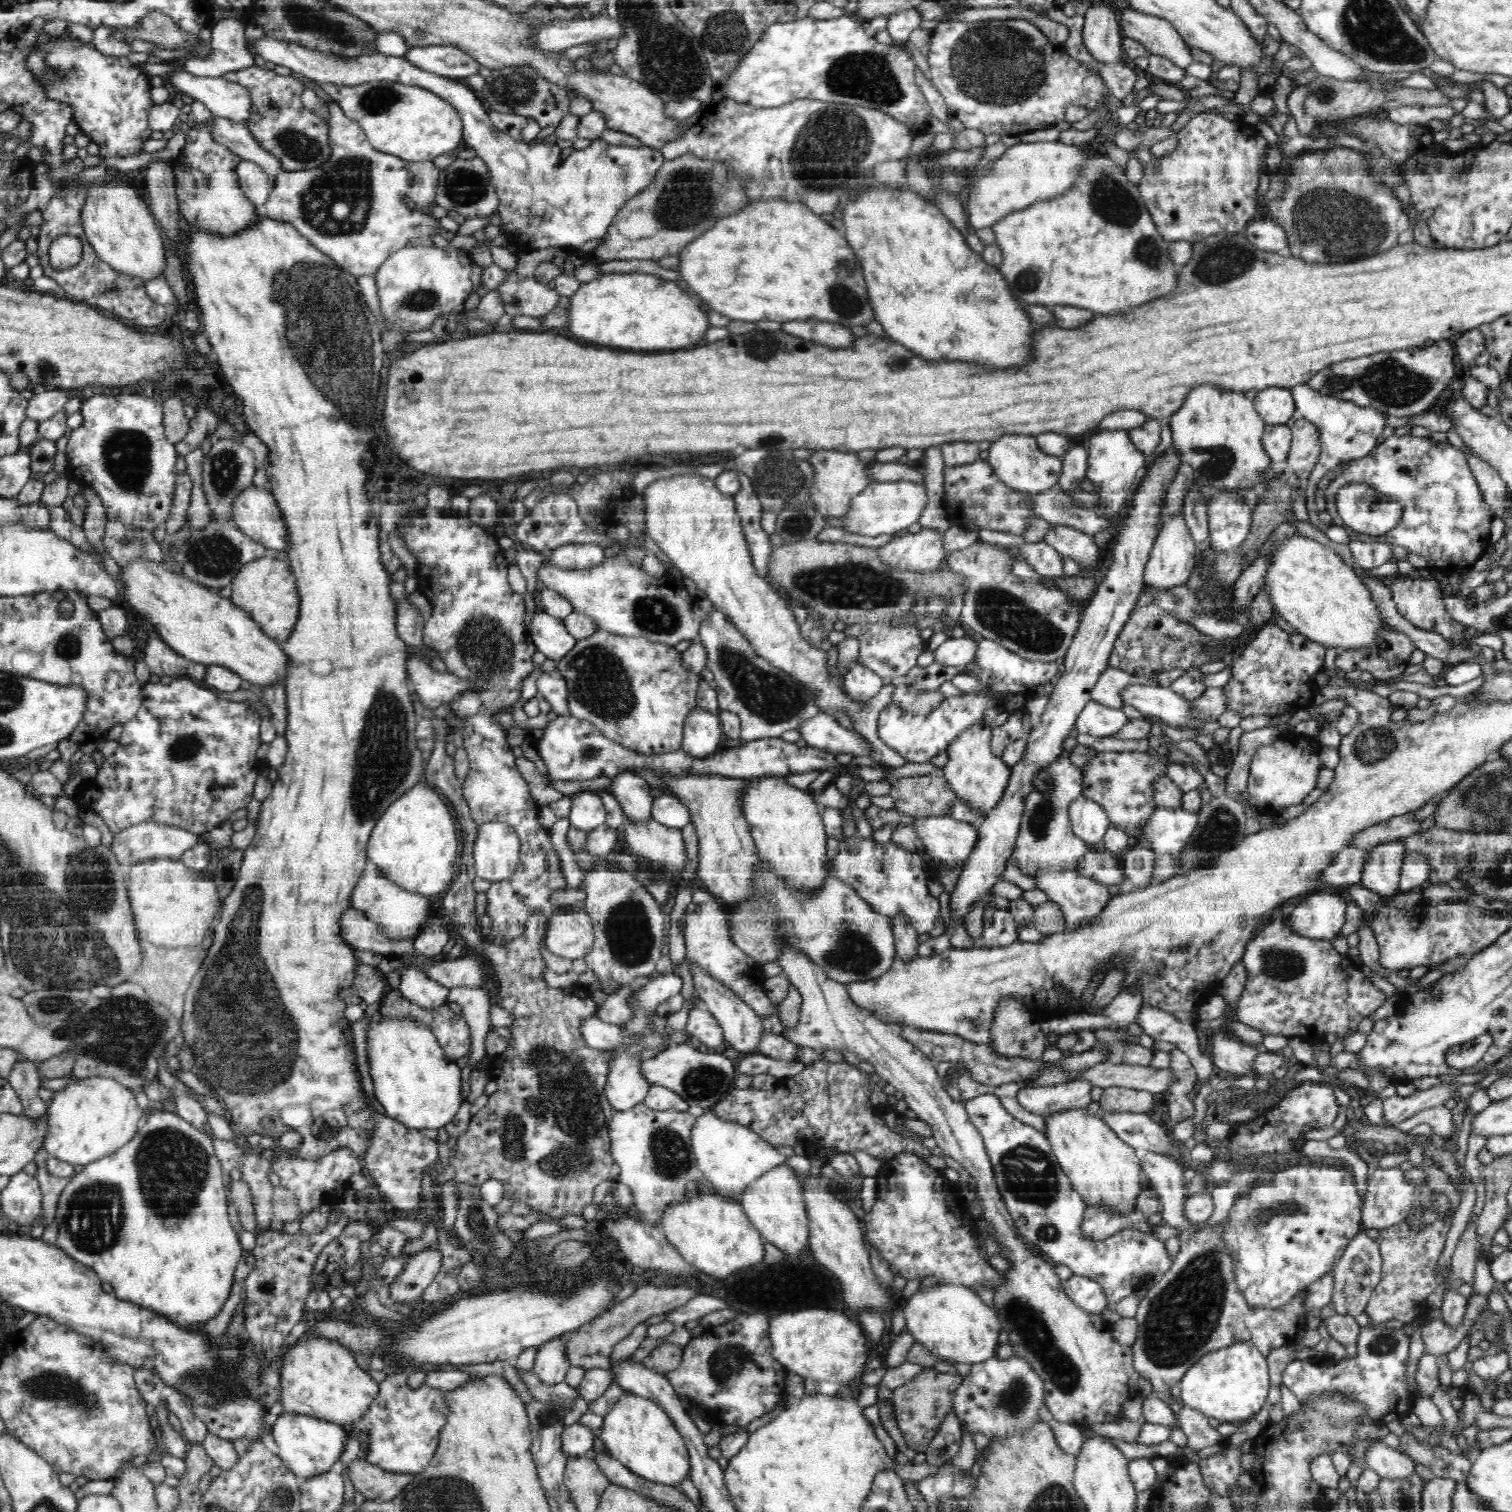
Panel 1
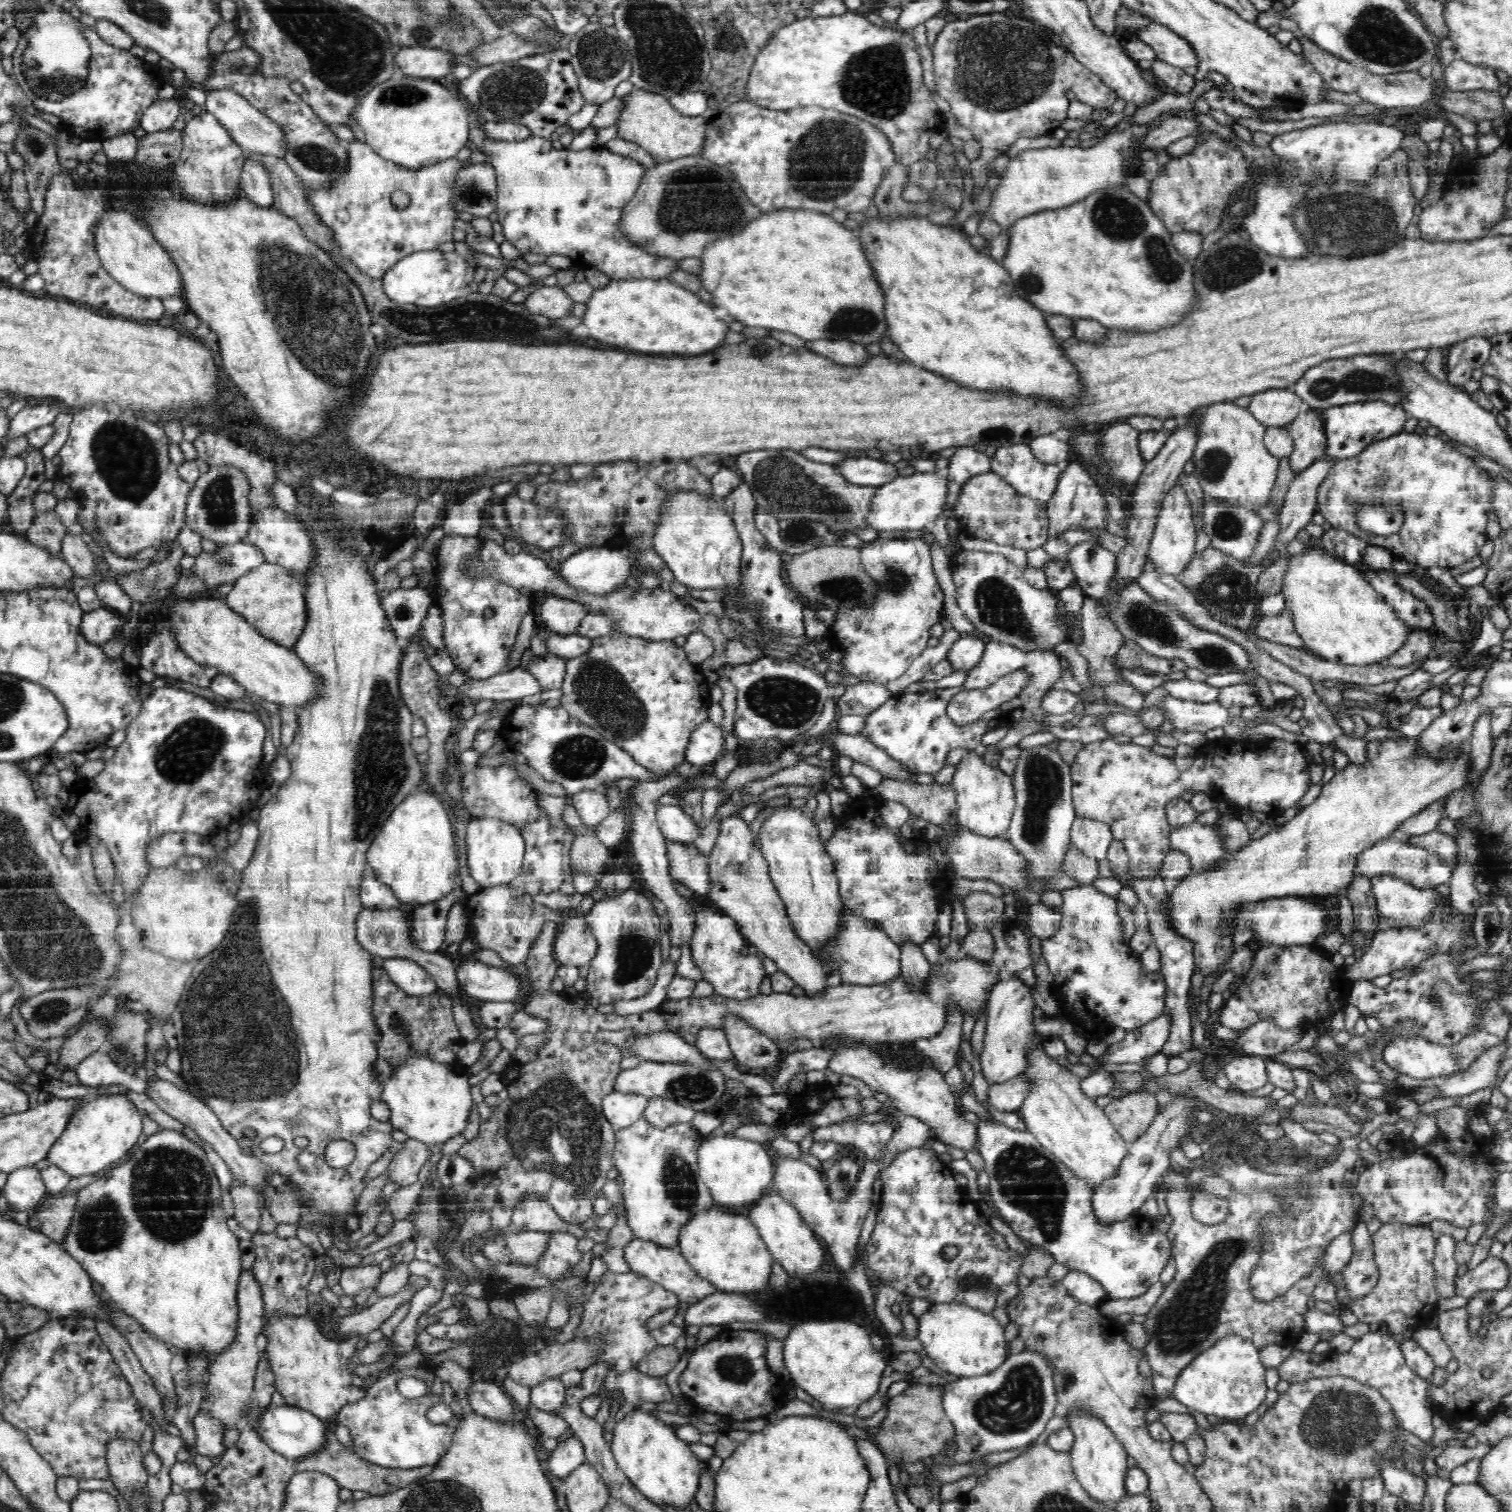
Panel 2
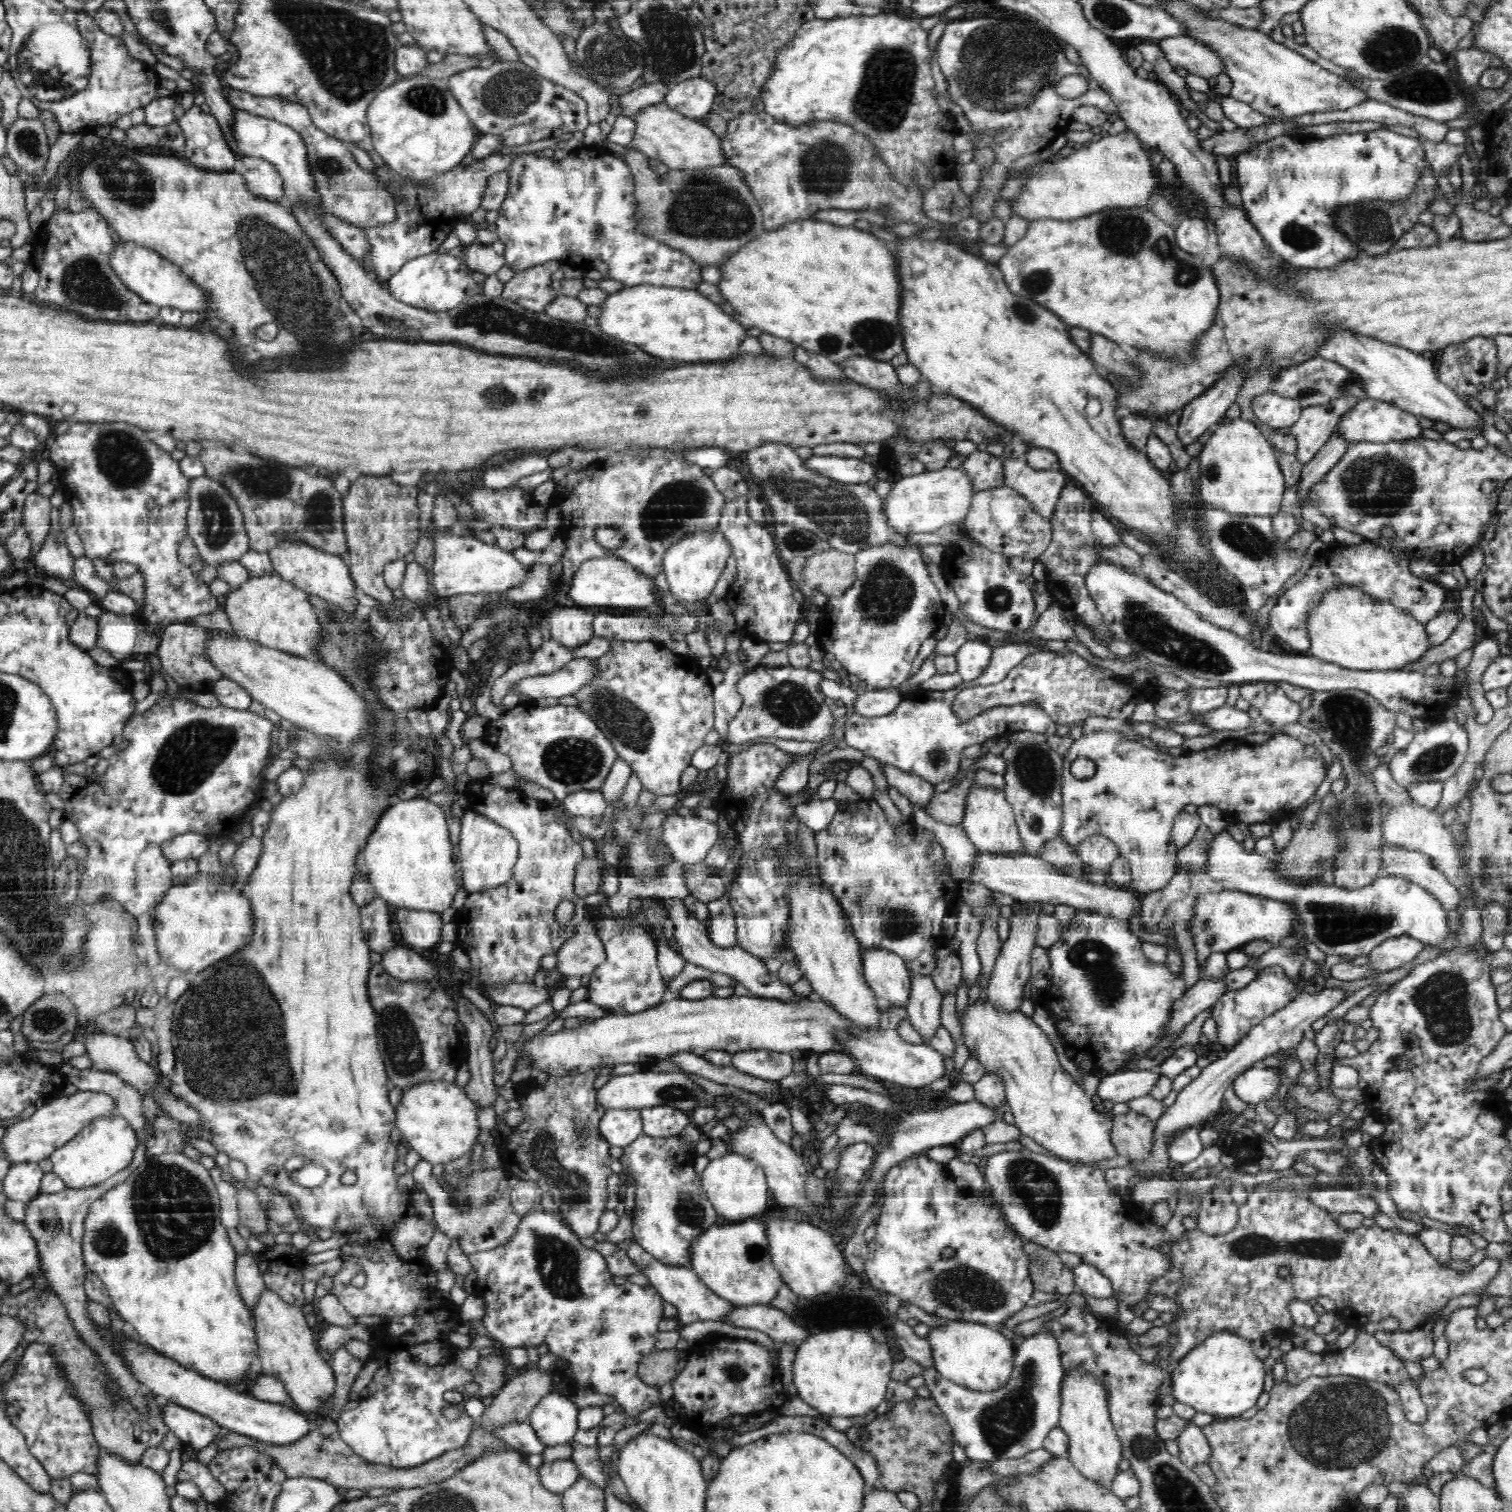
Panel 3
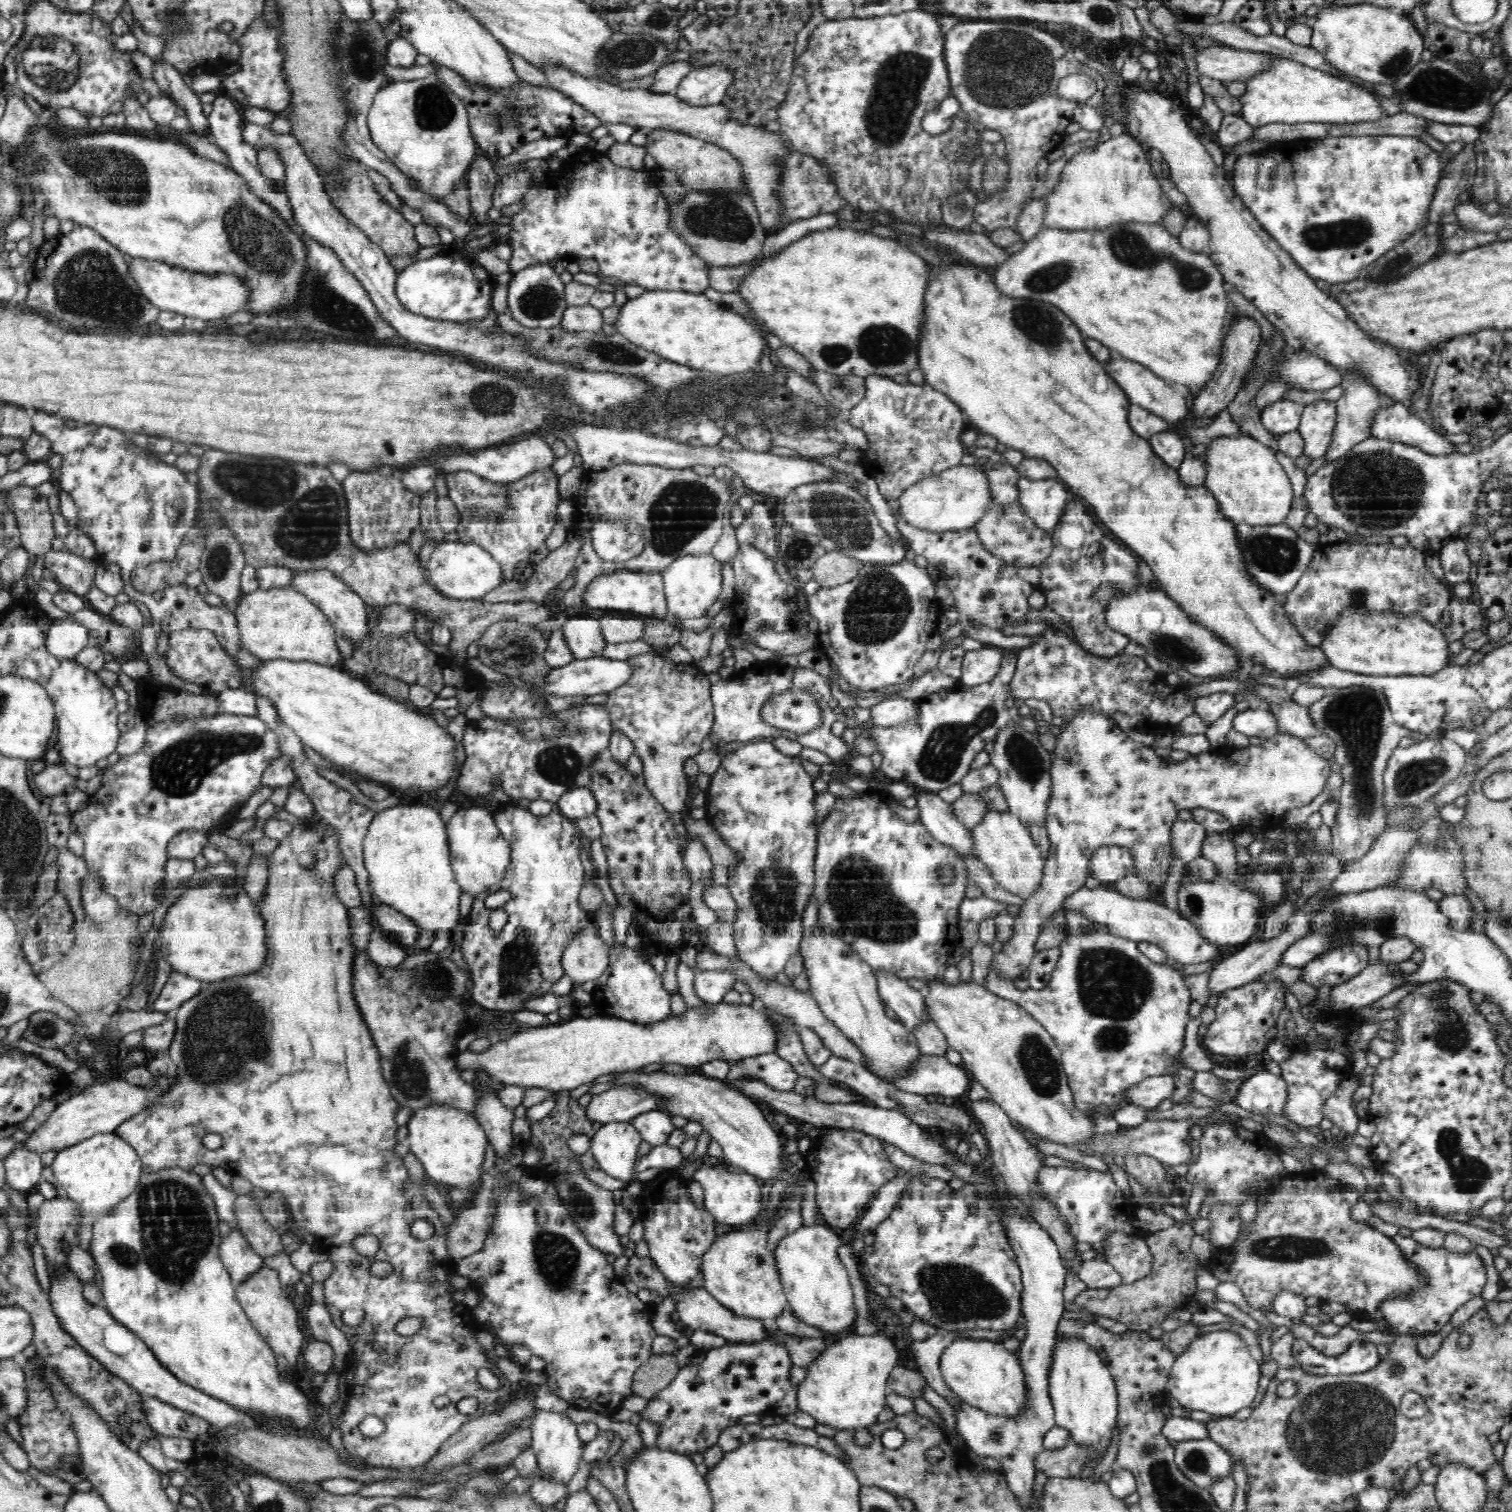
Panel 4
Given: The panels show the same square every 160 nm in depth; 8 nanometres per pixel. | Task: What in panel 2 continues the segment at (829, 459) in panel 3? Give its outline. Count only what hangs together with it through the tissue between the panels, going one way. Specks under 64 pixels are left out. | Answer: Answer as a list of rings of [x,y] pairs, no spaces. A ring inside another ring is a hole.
[[[870,457],[847,458],[837,464],[838,472],[857,486],[878,488],[898,477],[898,469],[892,463]]]

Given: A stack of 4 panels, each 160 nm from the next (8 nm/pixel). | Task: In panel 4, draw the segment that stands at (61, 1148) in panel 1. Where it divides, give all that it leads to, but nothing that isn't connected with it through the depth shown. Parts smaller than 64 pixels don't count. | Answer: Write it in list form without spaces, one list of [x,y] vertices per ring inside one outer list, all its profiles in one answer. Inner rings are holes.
[[[100,1132],[78,1144],[58,1151],[51,1164],[54,1178],[66,1190],[67,1197],[79,1208],[81,1216],[106,1216],[119,1201],[126,1200],[138,1186],[143,1164],[132,1148],[117,1132]]]

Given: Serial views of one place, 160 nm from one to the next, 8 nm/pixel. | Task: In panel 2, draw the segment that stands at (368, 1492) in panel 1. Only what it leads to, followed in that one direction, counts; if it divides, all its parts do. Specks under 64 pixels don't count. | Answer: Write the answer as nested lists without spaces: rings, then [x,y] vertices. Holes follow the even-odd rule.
[[[334,1435],[328,1437],[326,1446],[316,1455],[306,1456],[304,1460],[294,1461],[295,1472],[304,1472],[304,1470],[316,1470],[332,1476],[341,1488],[348,1490],[364,1490],[371,1495],[389,1495],[397,1491],[401,1493],[406,1491],[406,1487],[414,1480],[430,1474],[434,1470],[434,1465],[411,1468],[409,1470],[399,1470],[395,1468],[379,1467],[377,1464],[363,1460],[358,1454],[355,1454],[351,1448],[341,1444]]]

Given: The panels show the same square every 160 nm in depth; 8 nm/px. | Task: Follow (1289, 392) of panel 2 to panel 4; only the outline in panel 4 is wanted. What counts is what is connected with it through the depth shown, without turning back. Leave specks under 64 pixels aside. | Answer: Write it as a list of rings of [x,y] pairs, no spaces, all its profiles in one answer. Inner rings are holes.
[[[1282,399],[1266,407],[1261,413],[1261,422],[1266,430],[1276,436],[1298,431],[1304,406]]]

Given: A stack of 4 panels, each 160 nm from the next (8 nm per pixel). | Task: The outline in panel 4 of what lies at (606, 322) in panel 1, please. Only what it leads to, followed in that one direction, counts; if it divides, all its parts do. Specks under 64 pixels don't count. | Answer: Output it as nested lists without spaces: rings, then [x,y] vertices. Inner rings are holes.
[[[652,290],[638,298],[628,298],[615,326],[630,342],[666,360],[726,376],[759,370],[767,344],[762,333],[741,314],[712,302],[704,293],[683,290]]]

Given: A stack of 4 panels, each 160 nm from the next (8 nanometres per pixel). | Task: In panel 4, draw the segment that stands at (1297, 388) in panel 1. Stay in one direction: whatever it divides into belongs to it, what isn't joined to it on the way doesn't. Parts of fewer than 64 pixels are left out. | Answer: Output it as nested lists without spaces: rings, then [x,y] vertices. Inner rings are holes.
[[[1391,404],[1379,408],[1372,421],[1371,437],[1409,444],[1433,453],[1446,456],[1446,452],[1456,452],[1452,442],[1409,412],[1407,406]]]

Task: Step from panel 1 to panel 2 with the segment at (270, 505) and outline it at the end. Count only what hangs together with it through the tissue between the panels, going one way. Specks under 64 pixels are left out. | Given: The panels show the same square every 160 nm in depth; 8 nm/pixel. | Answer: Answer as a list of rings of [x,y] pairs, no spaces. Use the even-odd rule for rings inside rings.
[[[267,505],[266,508],[252,510],[250,520],[247,541],[255,544],[263,552],[266,562],[282,565],[290,575],[307,575],[310,562],[314,560],[314,543],[310,542],[310,533],[293,514],[277,506]]]

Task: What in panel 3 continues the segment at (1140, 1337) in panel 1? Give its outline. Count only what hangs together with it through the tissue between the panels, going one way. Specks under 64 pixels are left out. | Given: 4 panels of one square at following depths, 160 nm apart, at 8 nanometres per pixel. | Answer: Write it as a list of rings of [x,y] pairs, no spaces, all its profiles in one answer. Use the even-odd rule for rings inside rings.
[[[1302,1176],[1282,1177],[1270,1183],[1260,1184],[1256,1186],[1254,1192],[1248,1192],[1248,1202],[1238,1207],[1238,1222],[1230,1232],[1214,1236],[1213,1234],[1202,1232],[1200,1229],[1198,1229],[1198,1232],[1186,1230],[1186,1236],[1184,1236],[1182,1240],[1178,1240],[1176,1244],[1172,1244],[1170,1261],[1174,1266],[1178,1267],[1178,1270],[1182,1271],[1182,1280],[1179,1281],[1175,1302],[1180,1304],[1180,1308],[1184,1310],[1184,1316],[1180,1316],[1174,1324],[1168,1326],[1168,1332],[1171,1333],[1171,1336],[1168,1337],[1170,1338],[1168,1346],[1172,1348],[1172,1360],[1178,1360],[1180,1362],[1180,1358],[1187,1356],[1194,1348],[1198,1347],[1198,1344],[1202,1344],[1202,1342],[1217,1332],[1228,1331],[1250,1342],[1256,1340],[1256,1338],[1262,1338],[1262,1334],[1266,1334],[1266,1332],[1283,1332],[1283,1334],[1286,1334],[1288,1330],[1291,1330],[1292,1334],[1290,1326],[1292,1326],[1293,1319],[1289,1312],[1289,1304],[1292,1303],[1293,1300],[1309,1301],[1311,1298],[1322,1296],[1329,1297],[1335,1302],[1336,1314],[1338,1314],[1339,1319],[1347,1325],[1362,1327],[1366,1323],[1378,1324],[1383,1319],[1392,1317],[1400,1321],[1400,1330],[1410,1331],[1414,1329],[1414,1326],[1416,1326],[1426,1314],[1432,1314],[1432,1312],[1438,1314],[1443,1306],[1455,1296],[1465,1294],[1473,1295],[1474,1293],[1484,1291],[1485,1286],[1498,1274],[1500,1261],[1489,1257],[1483,1259],[1481,1263],[1473,1267],[1469,1272],[1454,1272],[1438,1263],[1418,1238],[1408,1238],[1408,1236],[1404,1236],[1404,1234],[1398,1234],[1398,1230],[1385,1230],[1378,1227],[1378,1225],[1371,1227],[1360,1226],[1354,1230],[1346,1230],[1326,1209],[1322,1209],[1310,1201],[1310,1195],[1308,1194],[1312,1192],[1312,1188],[1314,1188],[1315,1185],[1322,1186],[1322,1184],[1315,1182],[1312,1177]],[[1283,1265],[1289,1265],[1289,1275],[1287,1277],[1278,1275],[1279,1269],[1282,1268]]]

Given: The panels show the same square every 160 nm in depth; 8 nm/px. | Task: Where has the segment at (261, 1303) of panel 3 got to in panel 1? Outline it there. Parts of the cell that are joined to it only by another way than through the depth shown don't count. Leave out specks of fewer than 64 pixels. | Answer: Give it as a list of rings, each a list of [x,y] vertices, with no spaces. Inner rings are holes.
[[[302,1336],[300,1342],[286,1350],[281,1384],[281,1403],[287,1415],[308,1415],[341,1426],[358,1422],[380,1390],[367,1372],[358,1367],[355,1354],[320,1336]]]

